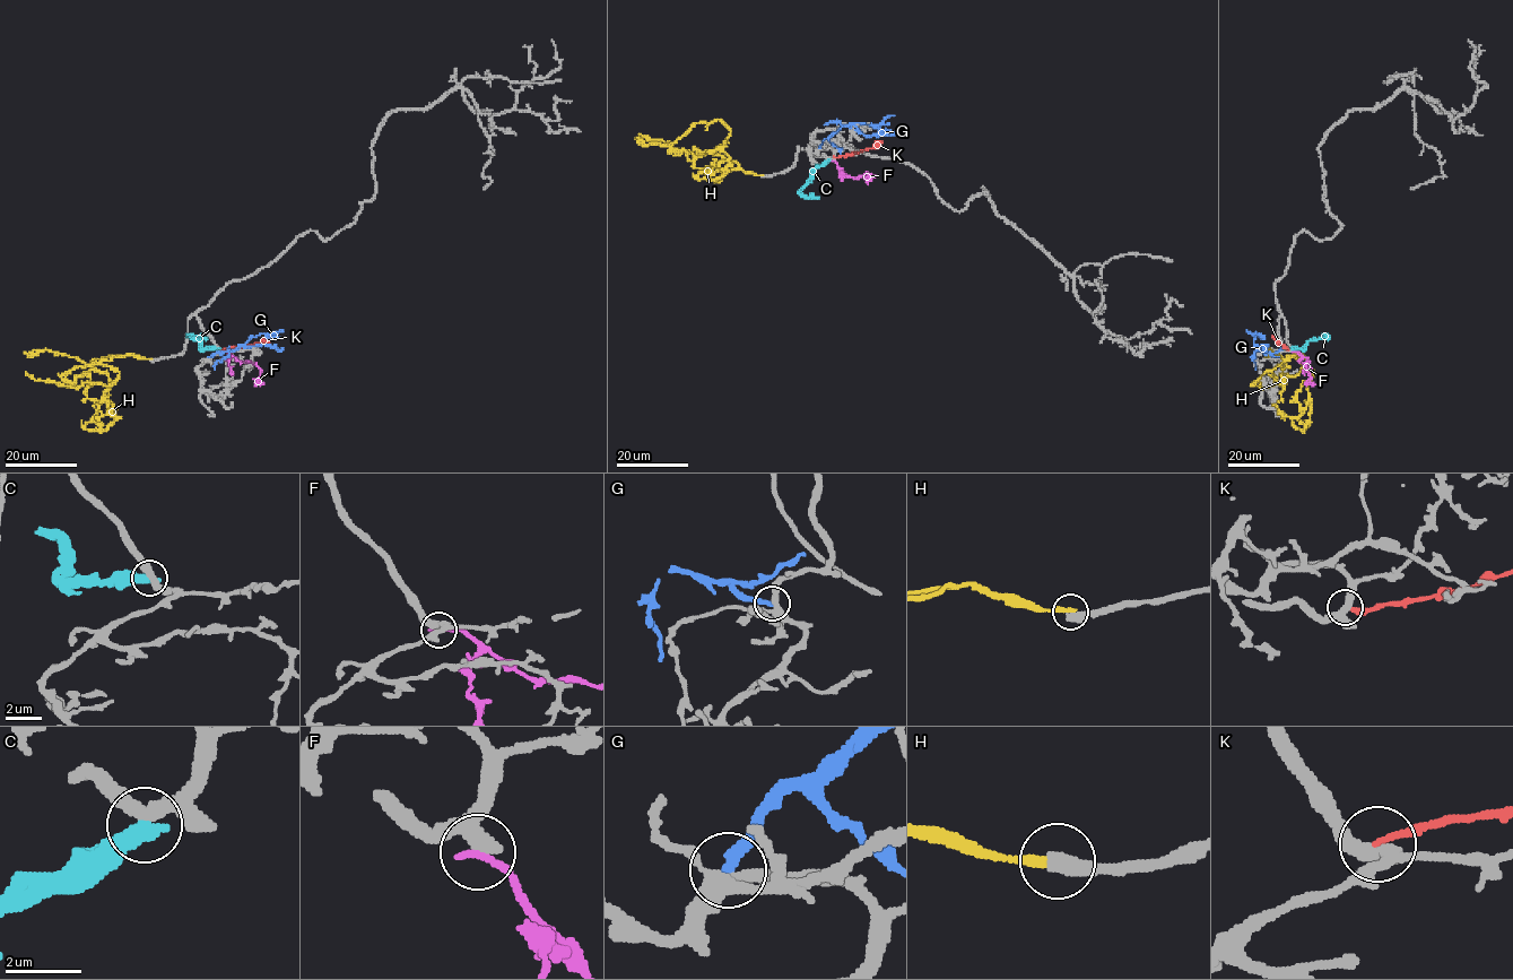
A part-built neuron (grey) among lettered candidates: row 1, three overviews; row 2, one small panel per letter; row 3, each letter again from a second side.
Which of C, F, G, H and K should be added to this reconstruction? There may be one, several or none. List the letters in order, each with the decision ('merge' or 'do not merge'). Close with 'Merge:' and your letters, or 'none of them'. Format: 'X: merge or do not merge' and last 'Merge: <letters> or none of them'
C: do not merge
F: do not merge
G: do not merge
H: do not merge
K: do not merge
Merge: none of them

